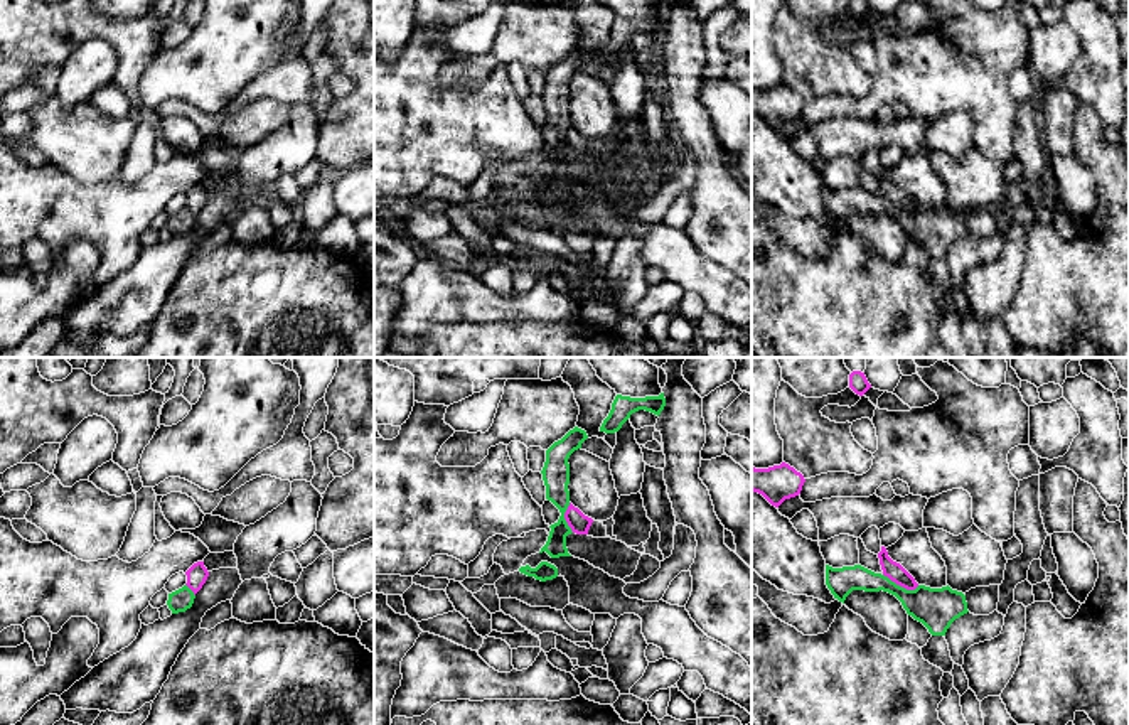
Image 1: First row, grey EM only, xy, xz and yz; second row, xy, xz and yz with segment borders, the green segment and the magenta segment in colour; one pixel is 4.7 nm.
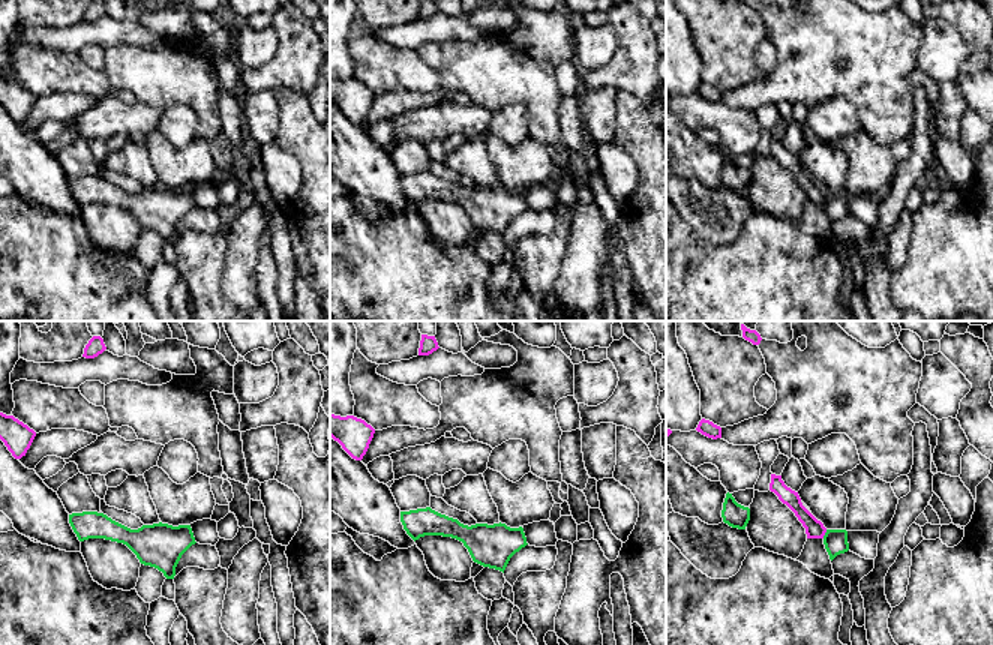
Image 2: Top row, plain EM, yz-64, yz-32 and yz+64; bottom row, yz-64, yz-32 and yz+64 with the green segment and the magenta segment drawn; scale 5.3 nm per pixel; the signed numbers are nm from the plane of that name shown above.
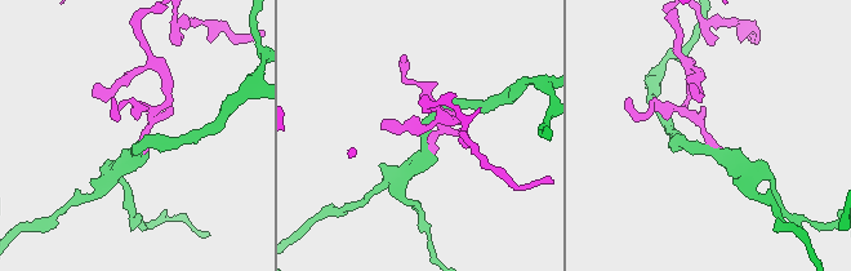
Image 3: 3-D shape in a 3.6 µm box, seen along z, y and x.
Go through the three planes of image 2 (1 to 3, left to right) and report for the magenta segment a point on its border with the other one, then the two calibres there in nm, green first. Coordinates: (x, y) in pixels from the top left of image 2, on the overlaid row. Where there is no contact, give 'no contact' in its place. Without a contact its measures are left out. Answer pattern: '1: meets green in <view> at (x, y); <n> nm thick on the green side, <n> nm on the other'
1: no contact
2: no contact
3: meets green in yz+64 at (825, 534); 130 nm thick on the green side, 100 nm on the other

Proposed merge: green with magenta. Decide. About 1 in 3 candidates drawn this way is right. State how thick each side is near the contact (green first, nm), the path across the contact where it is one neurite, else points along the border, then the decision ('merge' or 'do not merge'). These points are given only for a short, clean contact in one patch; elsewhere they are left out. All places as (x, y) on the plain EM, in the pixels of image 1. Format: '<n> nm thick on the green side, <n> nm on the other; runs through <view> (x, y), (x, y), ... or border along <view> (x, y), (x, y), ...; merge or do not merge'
190 nm thick on the green side, 90 nm on the other; border along yz (883, 196), (907, 211), (919, 208); do not merge

